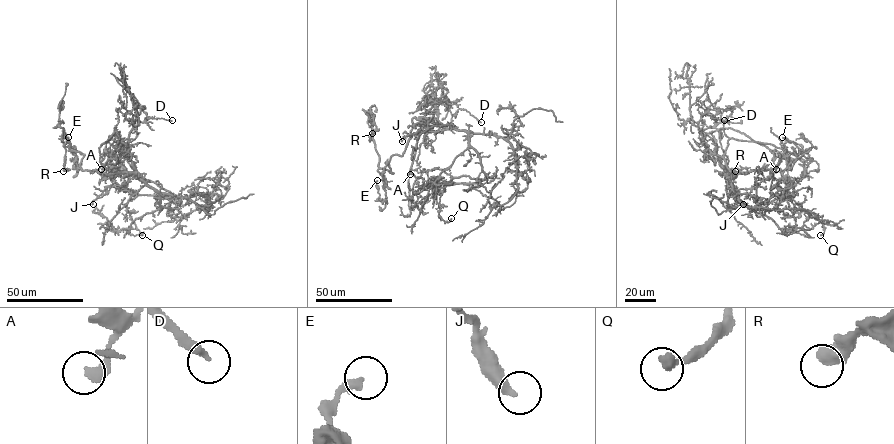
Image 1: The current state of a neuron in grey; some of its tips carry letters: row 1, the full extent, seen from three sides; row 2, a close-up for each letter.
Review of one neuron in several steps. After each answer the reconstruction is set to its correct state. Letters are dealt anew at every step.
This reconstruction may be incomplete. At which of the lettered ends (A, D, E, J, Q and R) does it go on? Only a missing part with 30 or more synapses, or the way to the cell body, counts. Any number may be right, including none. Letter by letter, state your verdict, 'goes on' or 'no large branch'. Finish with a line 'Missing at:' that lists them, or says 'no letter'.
A: no large branch
D: no large branch
E: no large branch
J: no large branch
Q: no large branch
R: no large branch
Missing at: no letter

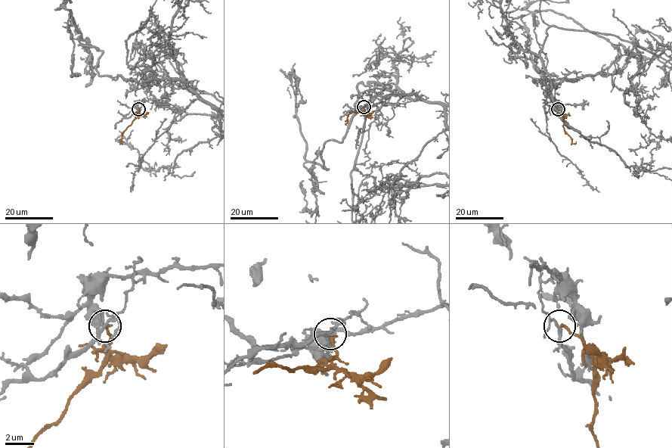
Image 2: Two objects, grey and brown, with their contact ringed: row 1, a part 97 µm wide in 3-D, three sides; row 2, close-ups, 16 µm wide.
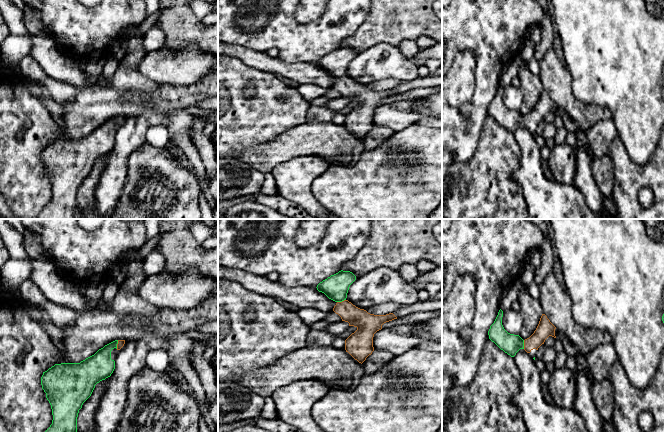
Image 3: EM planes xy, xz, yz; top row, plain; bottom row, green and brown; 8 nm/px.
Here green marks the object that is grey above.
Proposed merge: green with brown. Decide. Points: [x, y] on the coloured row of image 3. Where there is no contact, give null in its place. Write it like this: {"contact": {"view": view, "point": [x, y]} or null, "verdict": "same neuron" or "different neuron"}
{"contact": {"view": "xy", "point": [117, 343]}, "verdict": "same neuron"}

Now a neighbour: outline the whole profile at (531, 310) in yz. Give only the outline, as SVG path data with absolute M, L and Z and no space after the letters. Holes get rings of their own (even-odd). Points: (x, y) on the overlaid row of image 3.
M526 286L521 288L518 302L520 304L520 312L522 313L523 318L523 325L519 336L525 340L536 330L543 311L539 300L533 298L528 293Z

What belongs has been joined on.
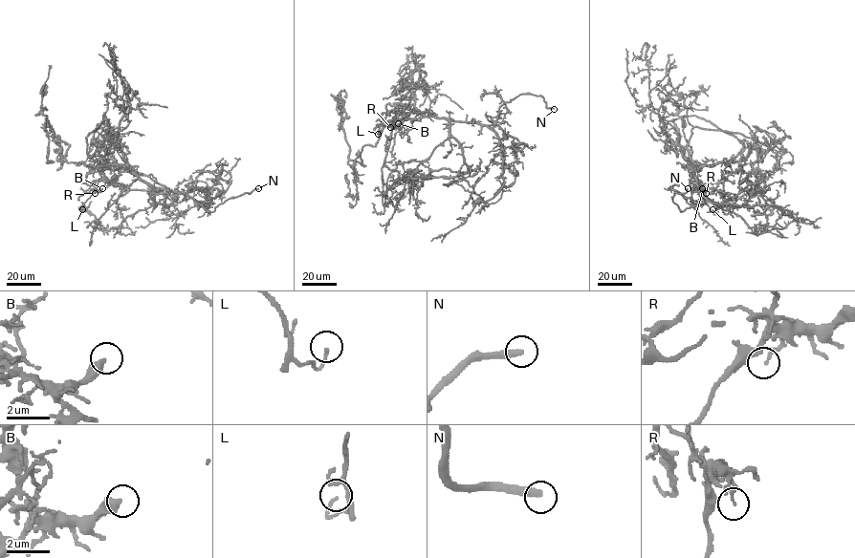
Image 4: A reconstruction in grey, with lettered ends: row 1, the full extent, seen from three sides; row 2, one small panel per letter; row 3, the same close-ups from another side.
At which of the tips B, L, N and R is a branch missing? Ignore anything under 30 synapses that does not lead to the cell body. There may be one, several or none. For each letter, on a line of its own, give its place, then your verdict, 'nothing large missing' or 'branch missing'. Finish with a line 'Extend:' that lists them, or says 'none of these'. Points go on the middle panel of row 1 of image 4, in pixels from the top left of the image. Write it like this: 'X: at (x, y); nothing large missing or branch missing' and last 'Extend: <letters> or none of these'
B: at (398, 123); nothing large missing
L: at (378, 134); nothing large missing
N: at (554, 109); branch missing
R: at (390, 127); nothing large missing
Extend: N

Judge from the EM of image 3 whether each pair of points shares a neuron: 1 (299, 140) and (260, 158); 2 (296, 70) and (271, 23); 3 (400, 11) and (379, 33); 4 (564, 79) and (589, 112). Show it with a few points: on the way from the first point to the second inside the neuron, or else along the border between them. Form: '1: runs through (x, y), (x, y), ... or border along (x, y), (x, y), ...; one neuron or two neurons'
1: runs through (289, 145), (270, 155); one neuron
2: border along (277, 57), (285, 62), (313, 62), (315, 64); two neurons
3: runs through (395, 16), (383, 28); one neuron
4: runs through (564, 89), (564, 94), (579, 109); one neuron

